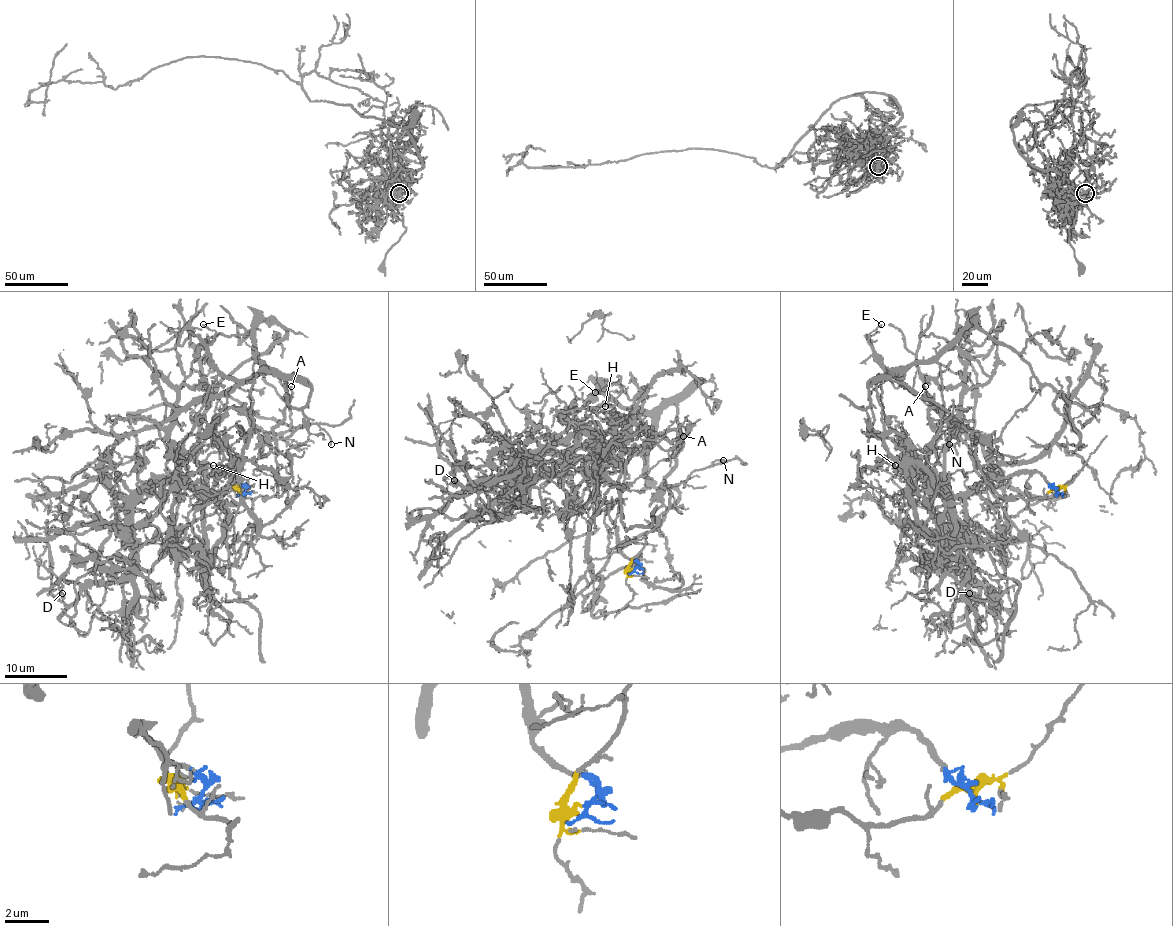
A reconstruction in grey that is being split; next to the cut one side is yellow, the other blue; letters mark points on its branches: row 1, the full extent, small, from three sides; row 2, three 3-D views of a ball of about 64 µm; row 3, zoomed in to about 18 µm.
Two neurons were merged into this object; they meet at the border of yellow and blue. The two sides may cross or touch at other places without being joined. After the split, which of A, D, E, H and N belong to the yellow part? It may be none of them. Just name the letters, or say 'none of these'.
A, E, N

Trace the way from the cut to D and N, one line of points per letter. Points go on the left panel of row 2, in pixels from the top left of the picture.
D: (241, 495), (227, 473), (208, 474), (202, 514), (149, 570), (125, 564), (68, 605), (62, 592)
N: (241, 495), (237, 490), (253, 499), (273, 496), (278, 490), (278, 441), (304, 424), (317, 424), (331, 444)

